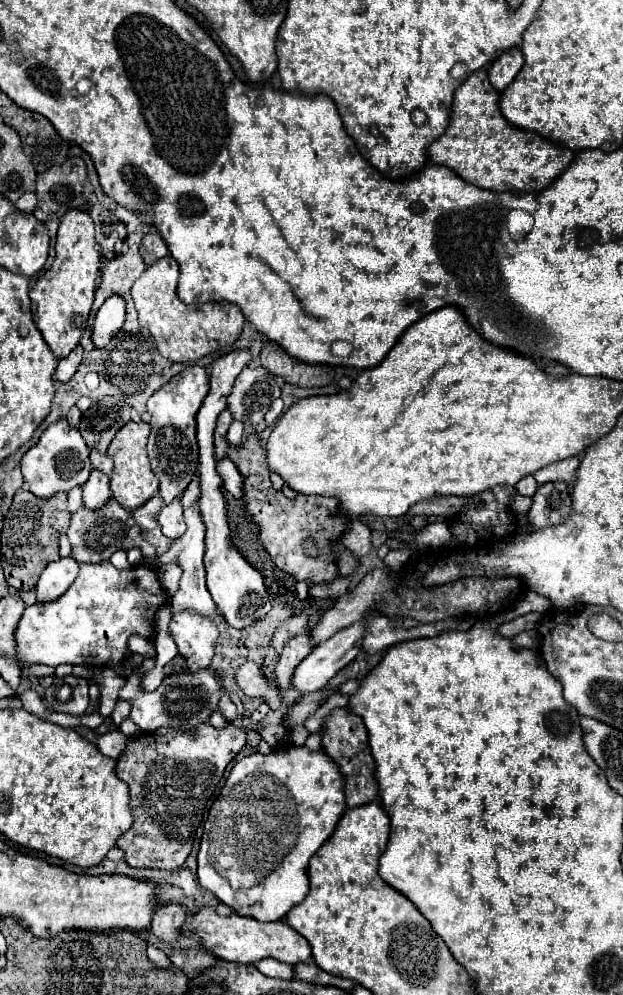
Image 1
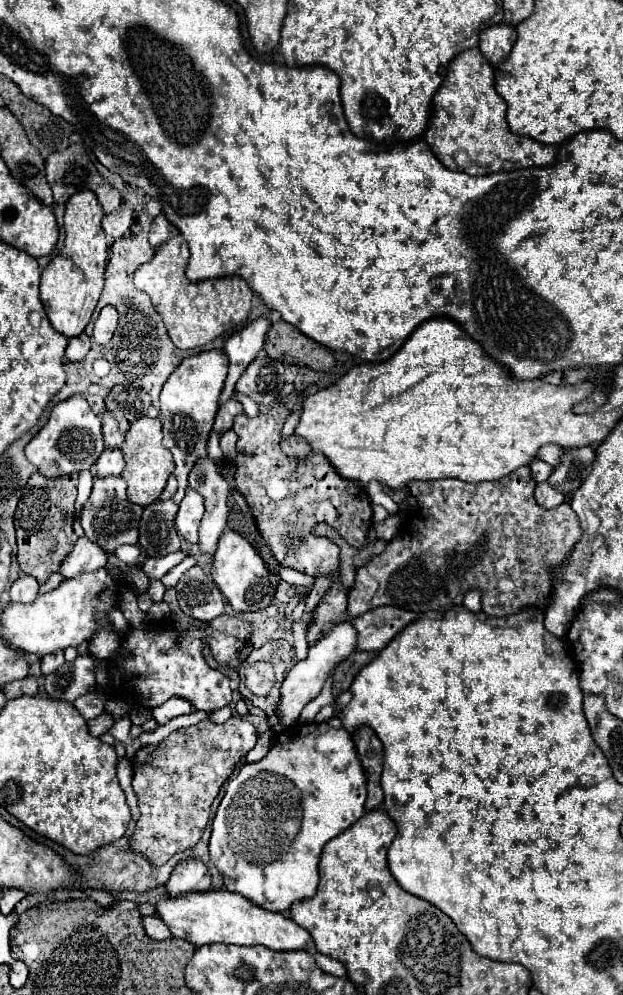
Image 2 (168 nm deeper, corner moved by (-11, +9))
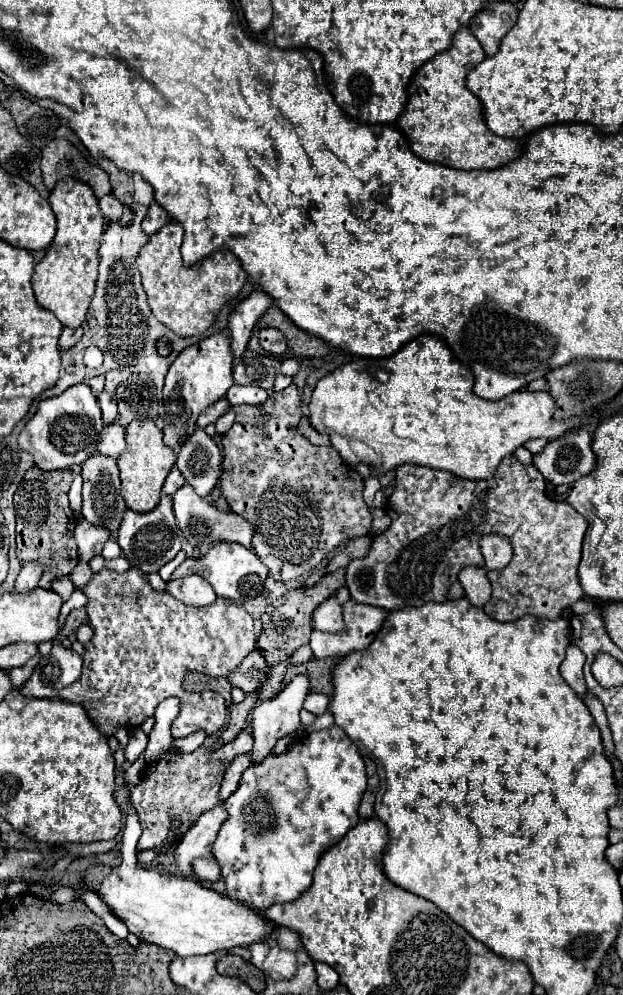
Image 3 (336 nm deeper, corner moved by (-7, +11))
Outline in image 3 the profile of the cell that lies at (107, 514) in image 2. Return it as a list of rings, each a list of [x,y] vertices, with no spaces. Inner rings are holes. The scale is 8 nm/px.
[[[93,454],[85,464],[83,464],[83,518],[91,526],[99,528],[109,528],[111,536],[115,538],[119,532],[119,524],[123,520],[123,512],[127,510],[127,504],[121,496],[121,480],[119,480],[119,470],[117,470],[117,460],[105,458],[101,454]]]

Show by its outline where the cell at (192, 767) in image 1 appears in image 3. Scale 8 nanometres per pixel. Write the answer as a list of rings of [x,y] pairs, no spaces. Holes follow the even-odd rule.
[[[243,730],[239,732],[239,736],[235,736],[235,740],[219,746],[209,756],[207,756],[207,746],[199,746],[189,754],[167,750],[157,762],[145,766],[141,774],[141,782],[131,790],[131,802],[143,826],[143,834],[139,838],[137,850],[161,852],[161,848],[169,842],[169,834],[181,838],[203,812],[215,808],[215,804],[221,802],[219,790],[227,764],[237,754],[245,754],[251,748],[253,748],[253,736],[247,730]],[[173,820],[179,820],[181,824],[173,826]]]

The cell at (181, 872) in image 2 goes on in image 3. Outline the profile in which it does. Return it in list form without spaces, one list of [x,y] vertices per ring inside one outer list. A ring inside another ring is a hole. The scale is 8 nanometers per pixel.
[[[219,804],[213,810],[203,812],[199,820],[187,830],[187,834],[179,838],[175,846],[175,866],[179,876],[195,878],[193,862],[199,858],[213,858],[211,844],[225,818],[227,818],[227,812],[223,804]]]

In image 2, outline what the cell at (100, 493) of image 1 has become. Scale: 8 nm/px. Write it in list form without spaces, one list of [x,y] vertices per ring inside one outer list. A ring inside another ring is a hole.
[[[105,448],[97,460],[97,476],[101,474],[121,474],[125,468],[125,460],[123,460],[123,452],[121,448]]]

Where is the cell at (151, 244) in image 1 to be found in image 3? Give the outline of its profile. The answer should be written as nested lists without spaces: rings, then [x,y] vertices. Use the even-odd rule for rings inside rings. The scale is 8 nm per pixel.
[[[153,202],[151,206],[149,206],[149,212],[147,212],[147,216],[145,216],[145,220],[143,220],[143,232],[147,234],[147,236],[153,236],[155,232],[159,232],[165,224],[169,224],[171,222],[171,218],[169,218],[169,214],[157,204],[157,202]]]

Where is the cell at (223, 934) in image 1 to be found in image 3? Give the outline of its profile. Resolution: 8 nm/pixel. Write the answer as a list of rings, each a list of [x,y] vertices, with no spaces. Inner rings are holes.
[[[123,782],[123,786],[115,792],[115,800],[119,808],[125,814],[125,827],[121,842],[122,863],[117,868],[103,868],[95,866],[89,870],[89,874],[83,878],[81,886],[97,892],[101,900],[123,920],[127,922],[129,932],[137,934],[139,940],[149,940],[153,944],[159,944],[163,948],[171,948],[177,956],[197,956],[197,954],[209,954],[215,950],[229,950],[233,946],[249,946],[253,942],[265,940],[277,930],[277,924],[269,922],[263,914],[253,910],[249,904],[243,904],[239,900],[231,900],[229,896],[223,896],[211,888],[201,886],[197,880],[181,878],[181,876],[167,876],[159,874],[157,870],[145,870],[137,868],[137,843],[141,835],[141,824],[137,818],[137,812],[129,800],[129,786]]]

